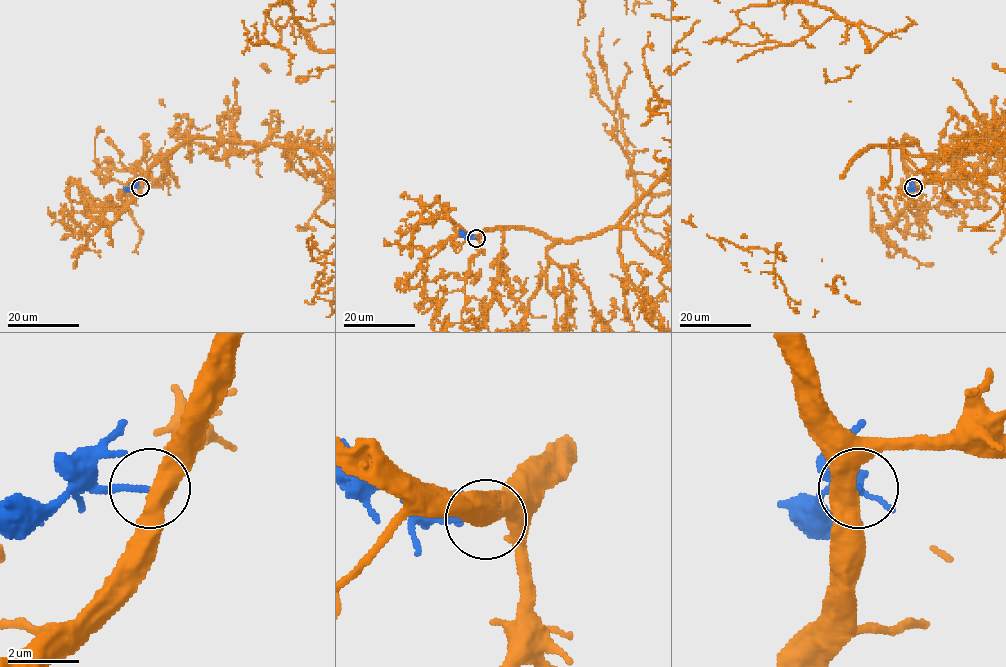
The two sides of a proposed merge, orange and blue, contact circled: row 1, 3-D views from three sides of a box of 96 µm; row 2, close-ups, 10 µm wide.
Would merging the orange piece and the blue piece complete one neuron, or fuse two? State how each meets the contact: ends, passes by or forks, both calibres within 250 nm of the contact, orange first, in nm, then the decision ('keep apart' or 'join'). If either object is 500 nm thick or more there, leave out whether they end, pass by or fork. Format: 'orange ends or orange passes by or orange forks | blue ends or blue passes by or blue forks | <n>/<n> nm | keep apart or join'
500/160 nm | join

